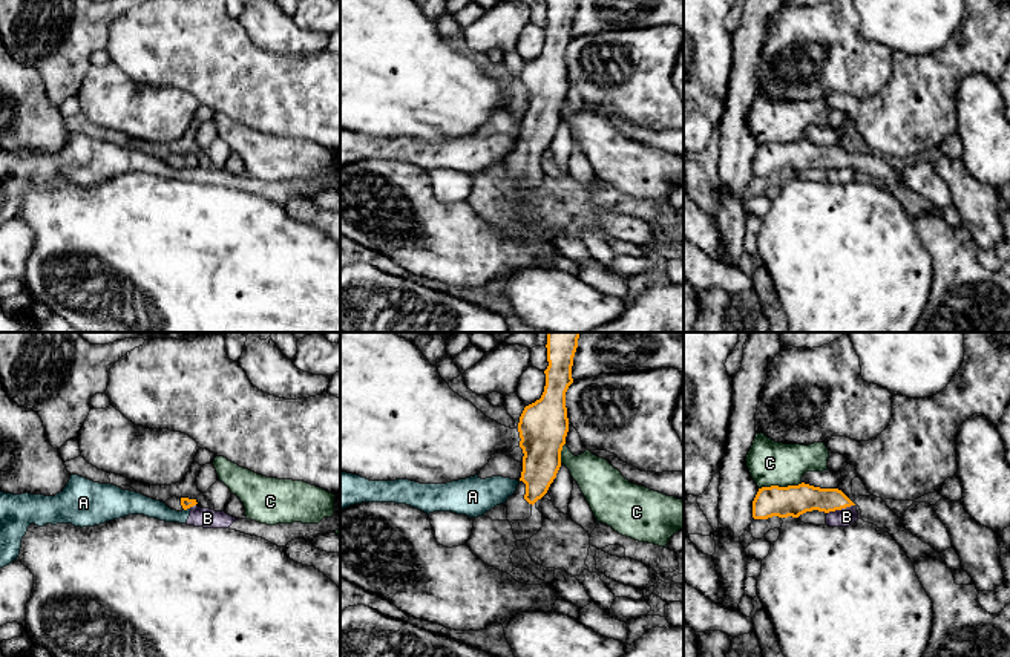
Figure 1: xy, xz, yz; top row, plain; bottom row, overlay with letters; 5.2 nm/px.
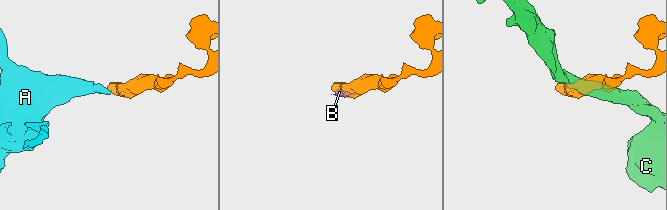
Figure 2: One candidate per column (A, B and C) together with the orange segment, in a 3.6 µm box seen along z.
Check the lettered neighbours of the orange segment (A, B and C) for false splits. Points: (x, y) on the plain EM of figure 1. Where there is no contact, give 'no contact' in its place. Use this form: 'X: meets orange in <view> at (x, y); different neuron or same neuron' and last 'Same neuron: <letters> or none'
A: meets orange in xy at (186, 166); different neuron
B: meets orange in yz at (840, 166); different neuron
C: meets orange in yz at (780, 144); different neuron
Same neuron: none

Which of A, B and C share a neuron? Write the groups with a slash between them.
A B / C

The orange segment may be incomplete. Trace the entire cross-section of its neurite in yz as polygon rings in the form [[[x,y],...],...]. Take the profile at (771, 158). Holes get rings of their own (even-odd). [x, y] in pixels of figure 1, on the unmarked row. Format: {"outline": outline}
{"outline": [[[805,139],[788,144],[771,142],[759,145],[753,158],[753,175],[798,175],[812,167],[829,170],[851,162],[855,161],[838,145],[820,145]]]}

